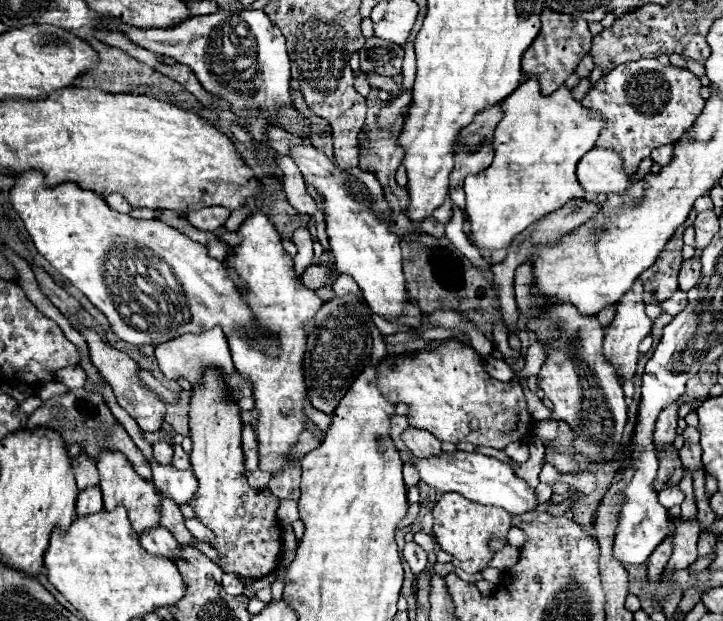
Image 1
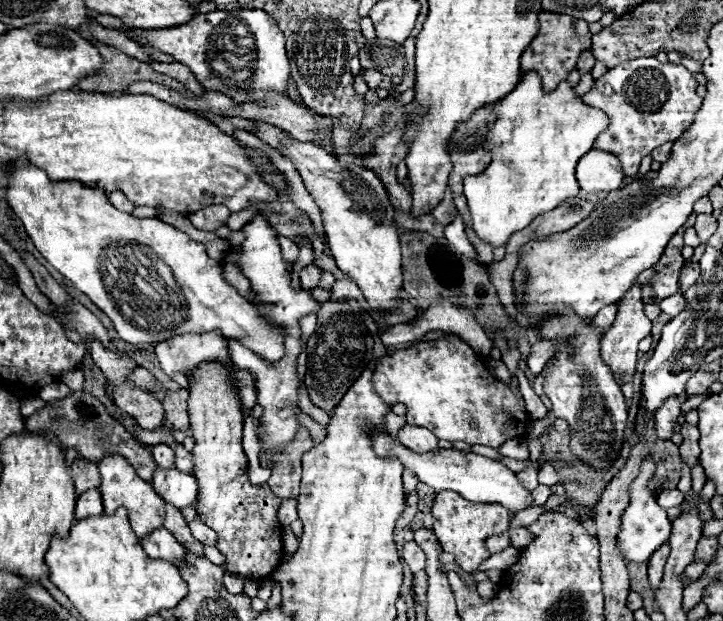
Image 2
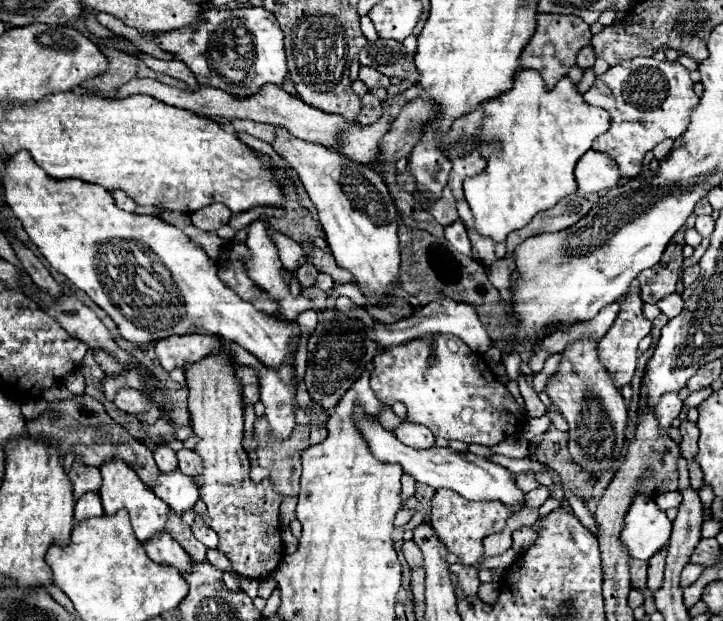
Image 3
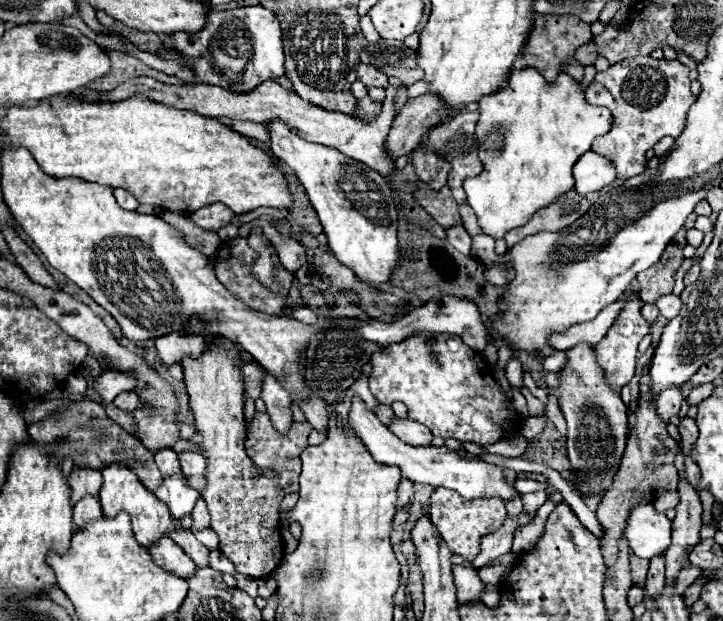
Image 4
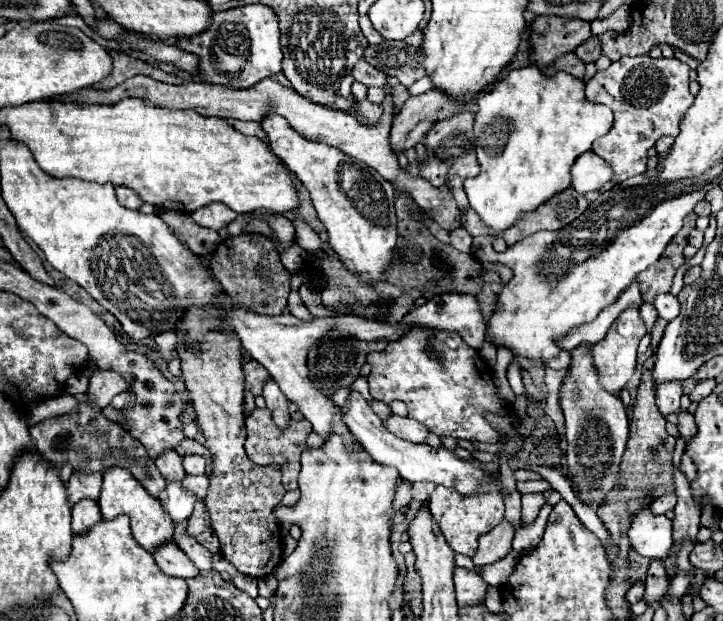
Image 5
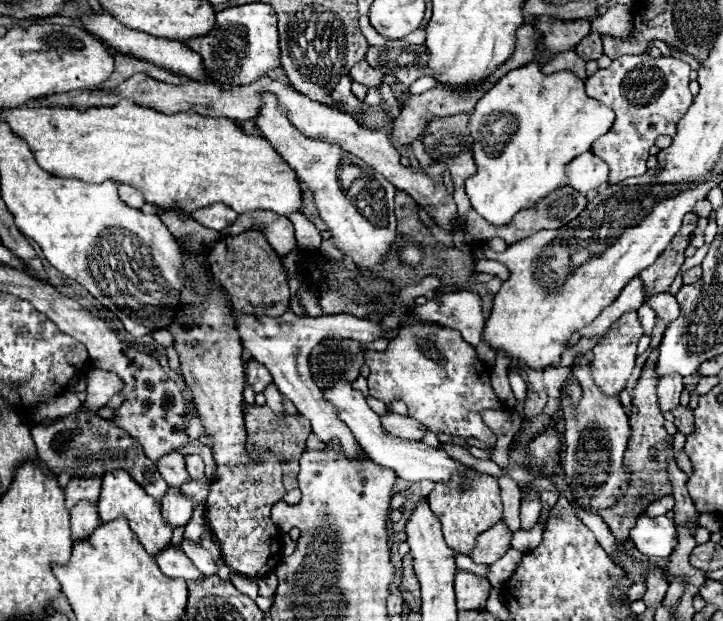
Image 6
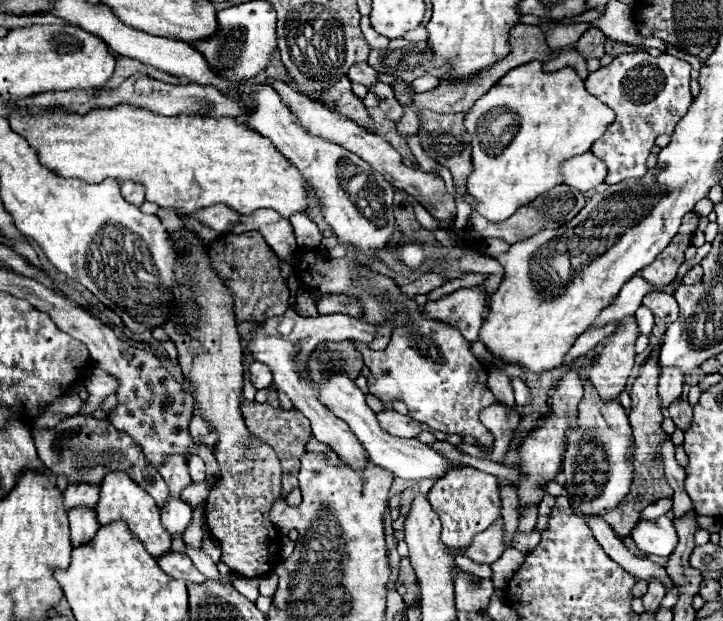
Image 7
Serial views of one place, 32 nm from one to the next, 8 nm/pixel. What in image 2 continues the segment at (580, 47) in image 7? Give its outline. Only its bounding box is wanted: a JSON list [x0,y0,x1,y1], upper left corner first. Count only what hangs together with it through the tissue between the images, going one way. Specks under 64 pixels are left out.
[578,50,596,74]

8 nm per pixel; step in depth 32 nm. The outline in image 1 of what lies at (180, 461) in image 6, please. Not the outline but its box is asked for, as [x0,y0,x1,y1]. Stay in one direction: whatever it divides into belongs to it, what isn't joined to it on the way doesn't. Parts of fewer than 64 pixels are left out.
[154,440,174,466]

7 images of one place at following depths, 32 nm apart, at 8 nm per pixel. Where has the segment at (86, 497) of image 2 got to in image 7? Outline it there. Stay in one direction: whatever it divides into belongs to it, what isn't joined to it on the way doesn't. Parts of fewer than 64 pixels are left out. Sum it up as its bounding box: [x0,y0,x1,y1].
[68,506,100,546]

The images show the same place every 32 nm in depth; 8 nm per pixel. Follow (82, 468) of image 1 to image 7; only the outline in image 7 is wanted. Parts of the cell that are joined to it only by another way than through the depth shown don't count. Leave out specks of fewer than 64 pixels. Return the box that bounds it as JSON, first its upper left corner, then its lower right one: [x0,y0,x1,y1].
[64,484,98,510]

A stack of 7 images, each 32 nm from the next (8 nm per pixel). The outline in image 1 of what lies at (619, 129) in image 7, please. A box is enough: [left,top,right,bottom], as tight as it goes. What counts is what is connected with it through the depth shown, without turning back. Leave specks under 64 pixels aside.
[582,58,706,174]

